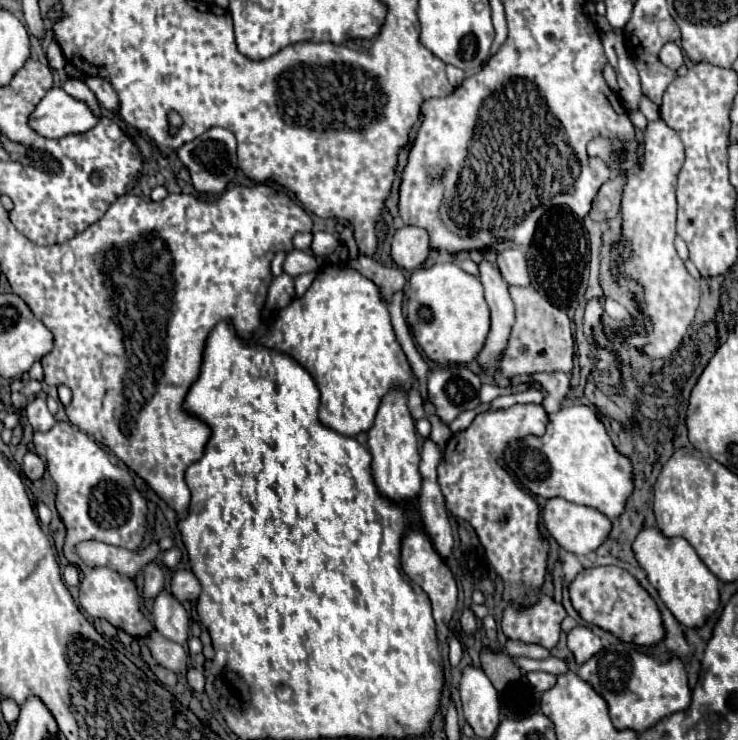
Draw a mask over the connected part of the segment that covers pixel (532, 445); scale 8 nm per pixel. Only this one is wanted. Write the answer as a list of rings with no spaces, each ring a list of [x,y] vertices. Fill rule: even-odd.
[[[584,404],[574,406],[562,406],[558,412],[548,414],[548,426],[544,436],[524,436],[520,440],[512,440],[508,448],[502,452],[504,466],[508,472],[534,496],[542,498],[564,498],[568,502],[590,506],[598,512],[602,512],[608,518],[616,518],[624,512],[624,504],[628,496],[632,494],[632,464],[626,456],[618,454],[618,450],[612,444],[610,434],[606,432],[602,420],[598,418],[596,410]]]

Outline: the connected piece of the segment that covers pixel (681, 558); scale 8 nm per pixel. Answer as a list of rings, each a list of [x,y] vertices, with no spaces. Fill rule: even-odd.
[[[644,528],[632,544],[632,552],[638,564],[646,570],[648,582],[658,590],[662,602],[674,614],[678,622],[688,628],[698,628],[704,620],[718,608],[718,580],[716,576],[702,564],[694,548],[680,538],[666,538],[658,528]]]

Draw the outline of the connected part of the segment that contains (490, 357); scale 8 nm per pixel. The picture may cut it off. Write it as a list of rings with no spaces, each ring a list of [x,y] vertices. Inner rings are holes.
[[[486,258],[478,264],[478,270],[480,270],[478,278],[484,286],[486,302],[492,314],[492,326],[490,326],[488,340],[478,356],[478,362],[484,368],[488,368],[488,366],[498,366],[500,354],[508,342],[510,328],[514,324],[514,306],[508,294],[508,284],[500,276],[500,270],[492,266]]]

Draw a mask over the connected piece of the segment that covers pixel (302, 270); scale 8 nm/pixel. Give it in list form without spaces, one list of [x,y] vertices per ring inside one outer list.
[[[292,250],[288,252],[286,256],[286,266],[292,268],[292,276],[300,276],[300,274],[306,274],[306,272],[312,272],[318,268],[318,262],[312,254],[308,252],[302,252],[302,250]]]

